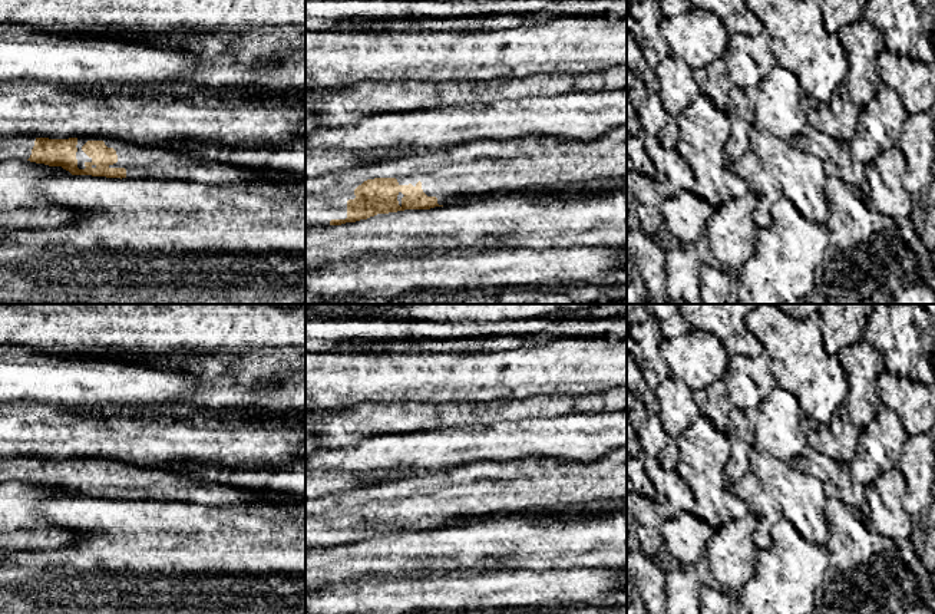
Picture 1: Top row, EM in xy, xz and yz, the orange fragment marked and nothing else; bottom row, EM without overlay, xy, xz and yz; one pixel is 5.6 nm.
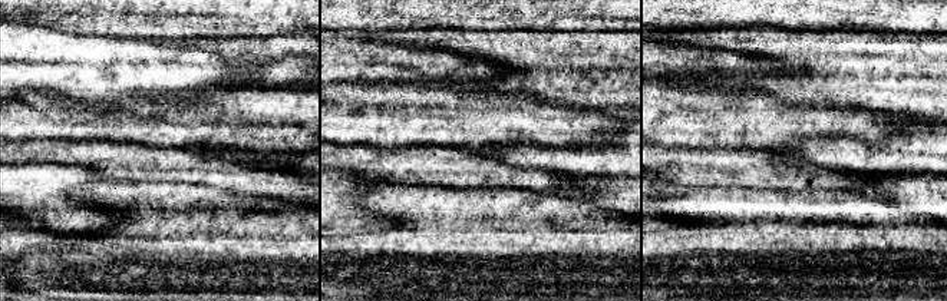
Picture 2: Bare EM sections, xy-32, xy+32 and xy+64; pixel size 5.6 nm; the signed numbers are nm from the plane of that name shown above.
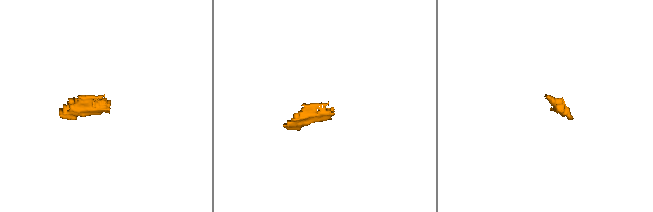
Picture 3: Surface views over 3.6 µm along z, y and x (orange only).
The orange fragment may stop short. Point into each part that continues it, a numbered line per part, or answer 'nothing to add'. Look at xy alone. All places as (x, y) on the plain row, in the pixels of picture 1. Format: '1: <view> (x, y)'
1: xy (12, 469)
2: xy (141, 482)

